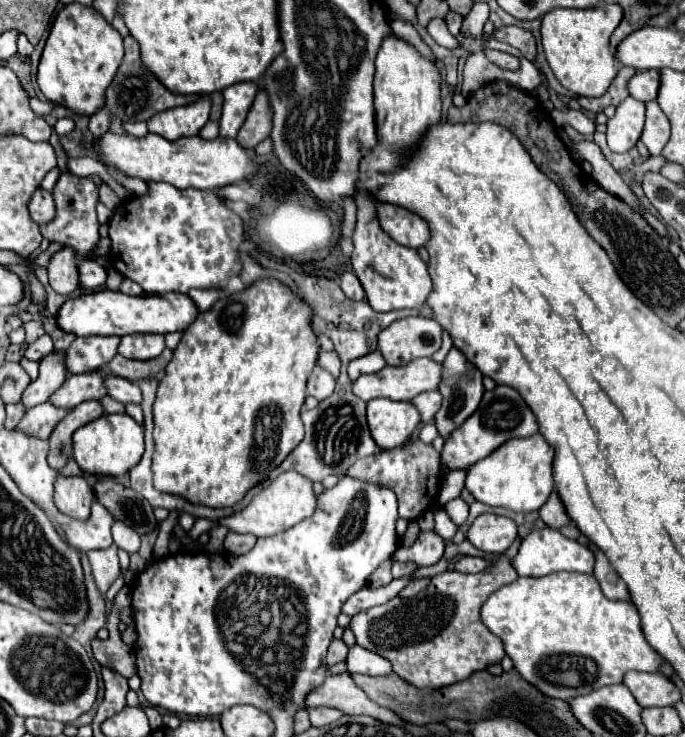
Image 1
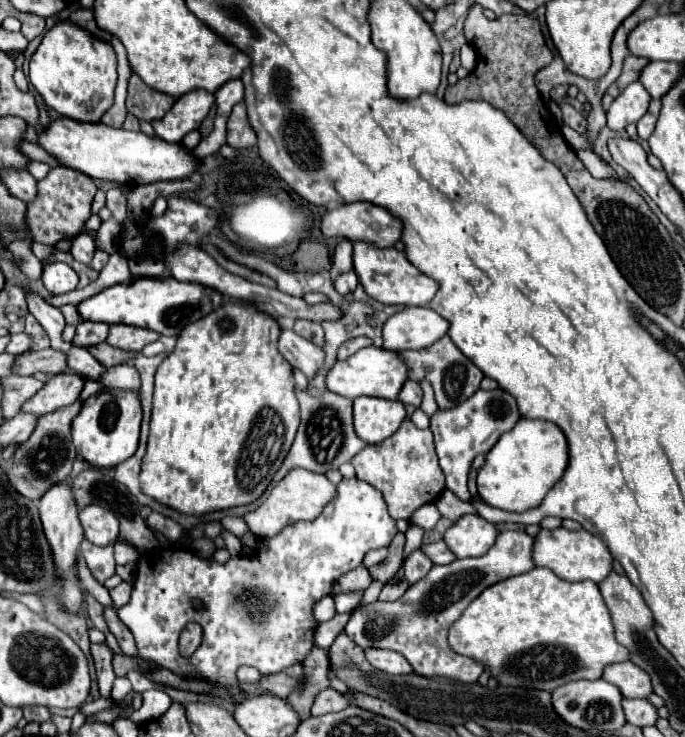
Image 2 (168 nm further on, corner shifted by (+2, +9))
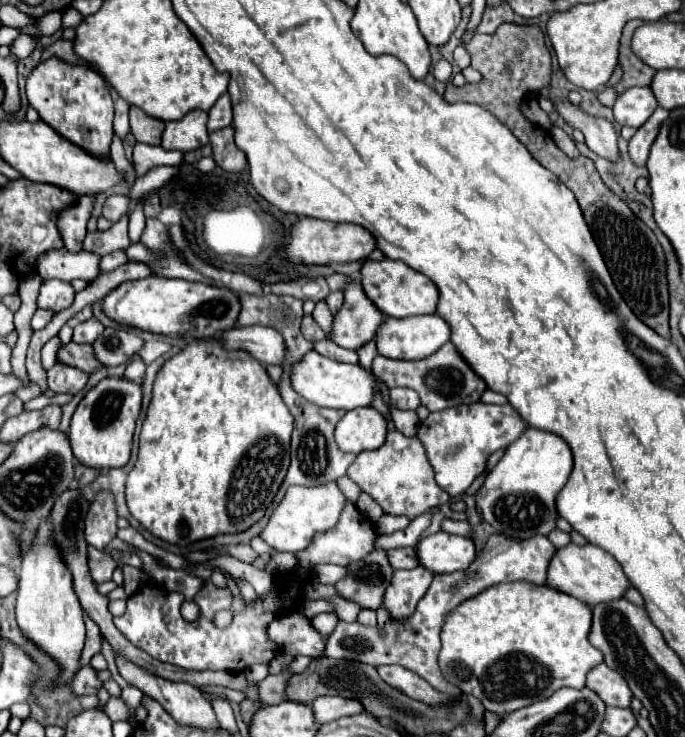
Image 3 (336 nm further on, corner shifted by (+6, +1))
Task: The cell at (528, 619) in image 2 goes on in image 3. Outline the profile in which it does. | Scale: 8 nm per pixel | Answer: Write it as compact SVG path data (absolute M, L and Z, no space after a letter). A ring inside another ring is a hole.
M506 582L506 584L494 584L490 588L486 588L486 592L480 592L476 594L474 598L468 598L464 600L462 604L458 604L452 612L446 614L444 618L444 626L442 626L442 632L440 632L440 638L442 638L442 650L438 654L438 666L442 670L442 676L444 680L448 680L450 684L458 686L462 690L462 694L472 694L476 696L484 708L488 712L494 712L494 714L508 714L508 712L514 712L518 708L524 708L524 706L530 706L534 704L536 700L544 700L548 696L552 696L558 688L564 688L564 686L570 686L570 688L584 688L586 684L586 672L590 668L594 668L594 664L600 664L602 662L602 652L598 652L598 648L594 648L588 640L586 640L586 632L590 630L590 620L592 620L592 610L582 604L580 600L574 600L574 596L570 594L564 594L564 592L556 592L556 590L550 590L548 586L536 586L536 584L530 584L530 582Z

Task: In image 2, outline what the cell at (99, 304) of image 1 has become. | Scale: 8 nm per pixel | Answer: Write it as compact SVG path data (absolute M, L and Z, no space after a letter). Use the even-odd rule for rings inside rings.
M172 276L166 278L136 278L130 282L122 282L110 286L78 304L78 314L90 322L112 324L132 324L146 326L162 336L178 336L180 330L210 314L214 308L222 304L222 296L210 288L202 288L202 284L186 284L178 282Z

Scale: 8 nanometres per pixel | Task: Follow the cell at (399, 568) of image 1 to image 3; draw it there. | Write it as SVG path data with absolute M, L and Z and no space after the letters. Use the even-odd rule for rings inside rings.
M374 550L362 560L348 564L346 570L348 574L334 584L336 592L346 600L356 602L360 608L378 610L382 604L386 584L392 576L386 552Z

